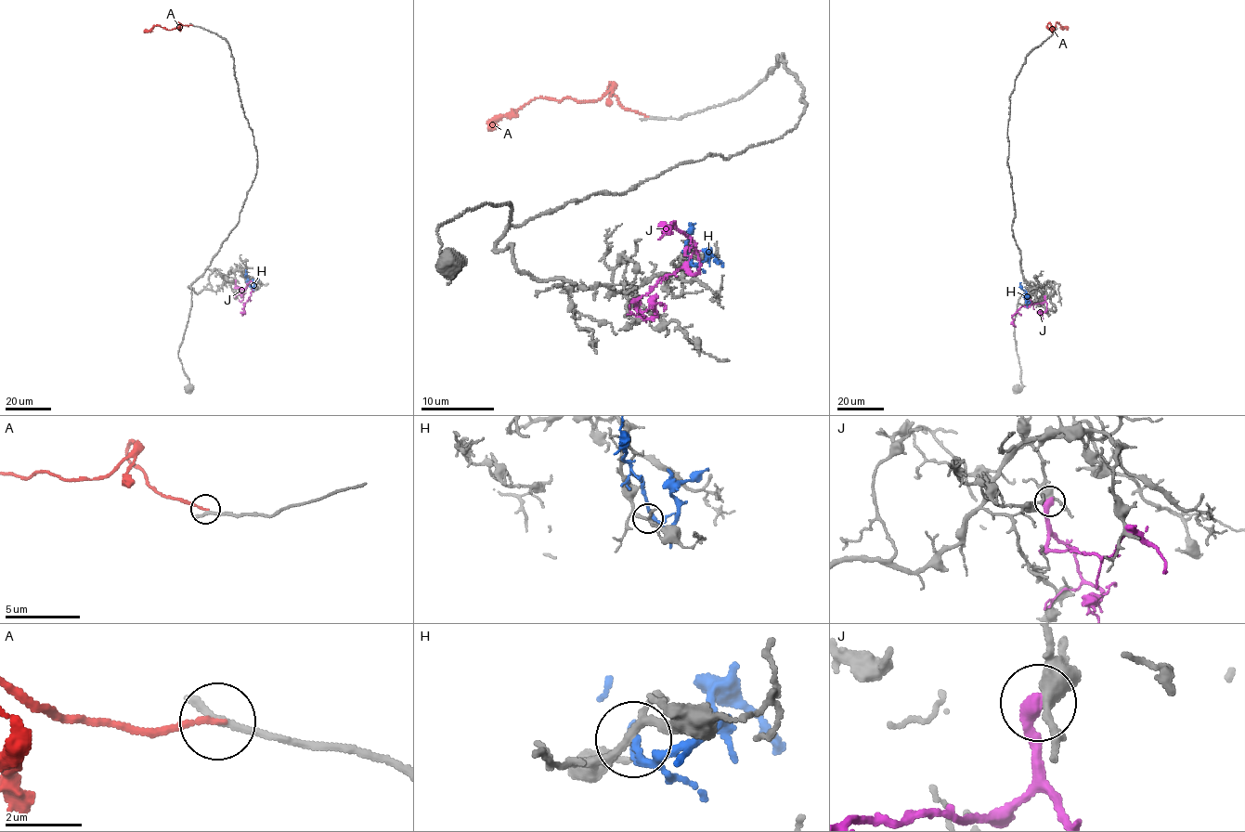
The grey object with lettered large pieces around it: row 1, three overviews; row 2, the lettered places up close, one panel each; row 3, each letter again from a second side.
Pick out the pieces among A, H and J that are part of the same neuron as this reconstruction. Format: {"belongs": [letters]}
{"belongs": []}

